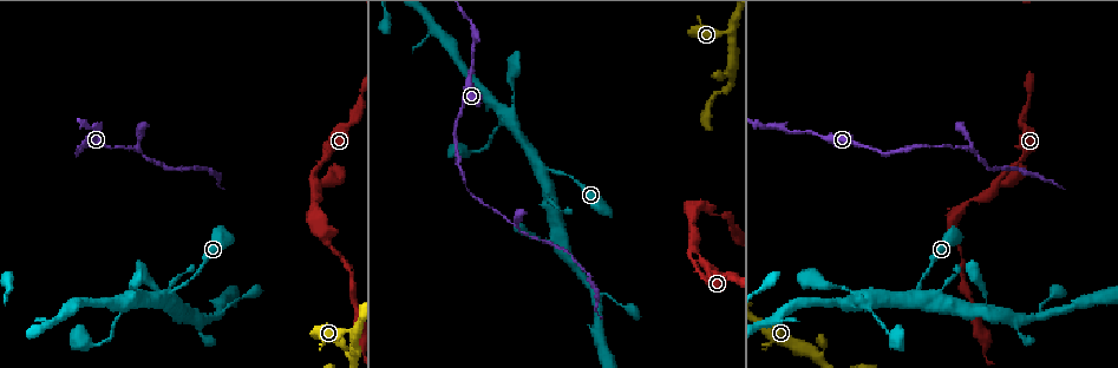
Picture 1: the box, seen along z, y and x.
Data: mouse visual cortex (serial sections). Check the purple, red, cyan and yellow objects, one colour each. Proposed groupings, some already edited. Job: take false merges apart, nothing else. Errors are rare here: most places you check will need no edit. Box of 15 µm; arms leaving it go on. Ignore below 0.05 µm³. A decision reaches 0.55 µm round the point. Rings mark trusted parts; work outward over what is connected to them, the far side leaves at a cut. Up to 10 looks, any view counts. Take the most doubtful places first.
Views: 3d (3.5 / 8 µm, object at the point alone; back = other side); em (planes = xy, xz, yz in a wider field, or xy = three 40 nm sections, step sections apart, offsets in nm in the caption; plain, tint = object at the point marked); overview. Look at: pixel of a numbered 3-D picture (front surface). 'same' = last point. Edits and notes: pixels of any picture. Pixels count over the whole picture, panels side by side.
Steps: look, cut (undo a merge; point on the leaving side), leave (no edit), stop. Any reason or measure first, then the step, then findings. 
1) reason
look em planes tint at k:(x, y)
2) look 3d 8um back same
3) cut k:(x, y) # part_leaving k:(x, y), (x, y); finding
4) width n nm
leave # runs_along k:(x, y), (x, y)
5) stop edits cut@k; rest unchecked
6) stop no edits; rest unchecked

sharp bend
look 3d 3.5um at 1:(825, 347)

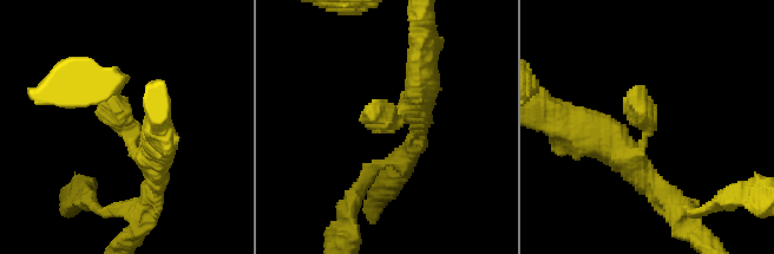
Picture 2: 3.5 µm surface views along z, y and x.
look em xy step 1 tint at 2:(386, 123)

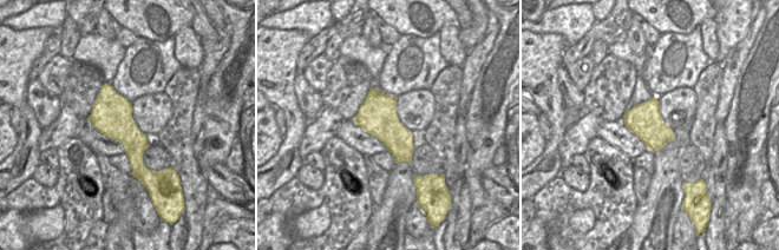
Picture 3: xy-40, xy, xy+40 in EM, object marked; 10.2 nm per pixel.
leave # runs_along 2:(157, 134), (139, 156), (103, 86); all the same cell

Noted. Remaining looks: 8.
two arms in line, one across
look 3d 3.5um at 1:(969, 147)

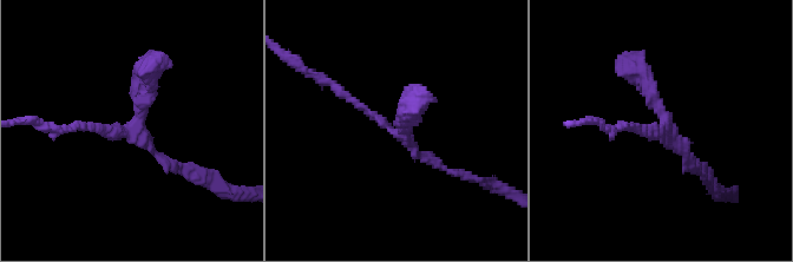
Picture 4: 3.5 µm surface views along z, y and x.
arms 3; arm_widths 150, 150, 200 nm; need the tissue
look em xy step 2 tint at 4:(396, 133)

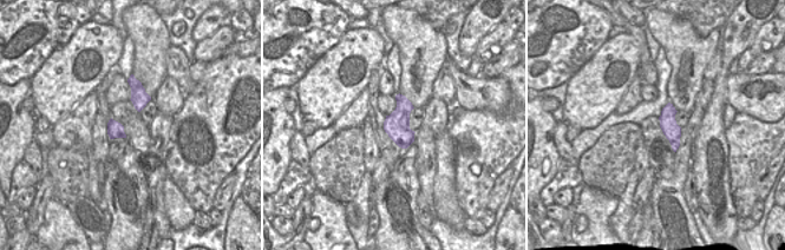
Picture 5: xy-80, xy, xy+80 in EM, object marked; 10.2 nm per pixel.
leave # runs_along 4:(332, 85), (451, 170); all the same cell

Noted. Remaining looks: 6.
two arms in line, one across
look 3d 3.5um at 1:(692, 251)

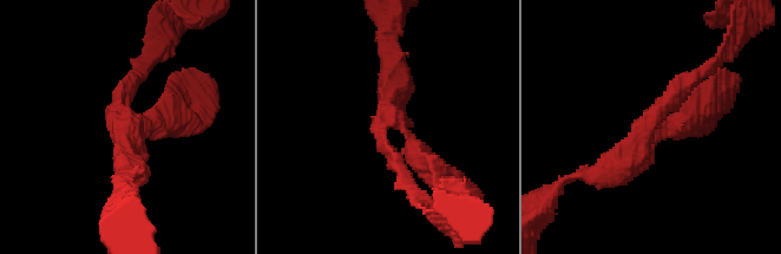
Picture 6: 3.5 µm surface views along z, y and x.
look em xy step 5 tint at 6:(383, 120)

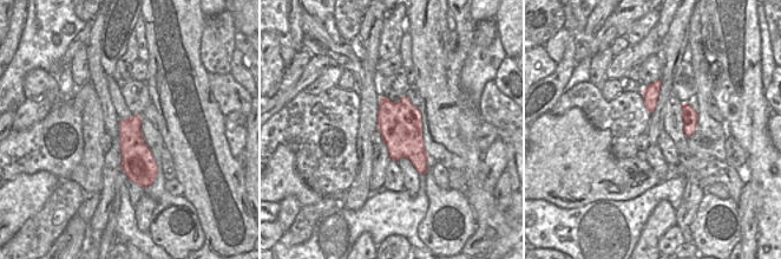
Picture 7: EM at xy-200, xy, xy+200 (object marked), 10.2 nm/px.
look em xy step 3 tint same

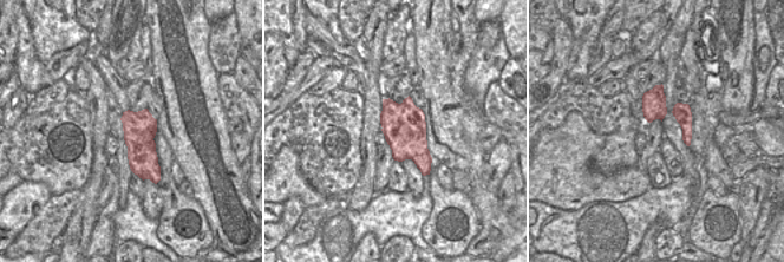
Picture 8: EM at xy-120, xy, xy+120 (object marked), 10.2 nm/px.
width 440 nm
leave # runs_along 6:(701, 75), (596, 173); one cell here

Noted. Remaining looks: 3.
calibre changes
look 3d 3.5um back at 1:(328, 241)

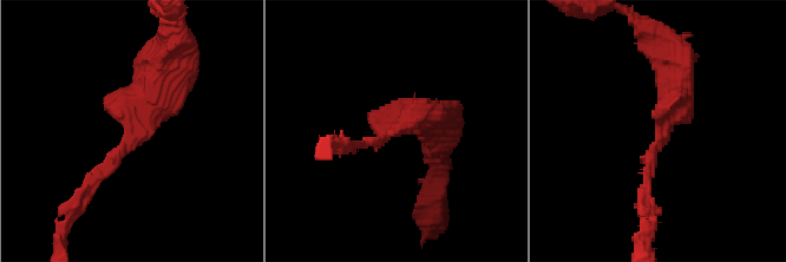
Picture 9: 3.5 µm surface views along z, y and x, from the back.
arm_widths 150, 450 nm; now the EM
look em xy step 2 tint at 9:(135, 127)

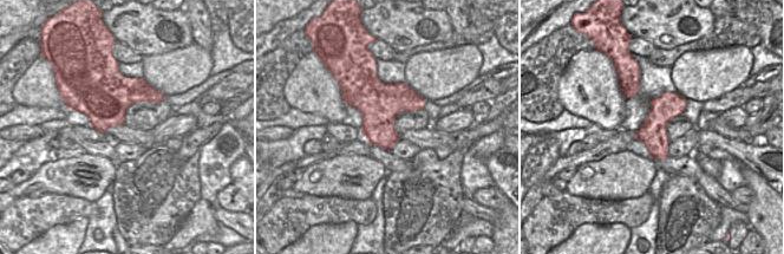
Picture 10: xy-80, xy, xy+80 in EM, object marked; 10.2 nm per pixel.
look em planes tint same

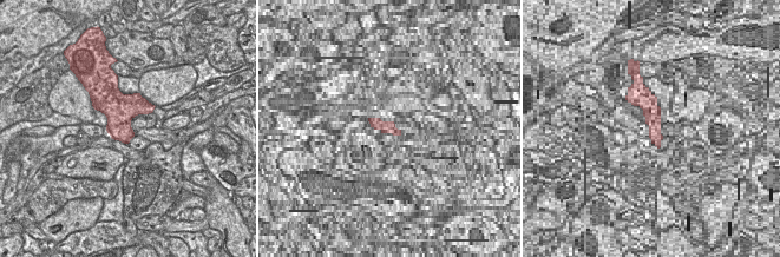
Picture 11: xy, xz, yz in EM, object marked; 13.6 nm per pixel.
leave # all the same cell

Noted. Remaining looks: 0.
stop no edits; rest unchecked

